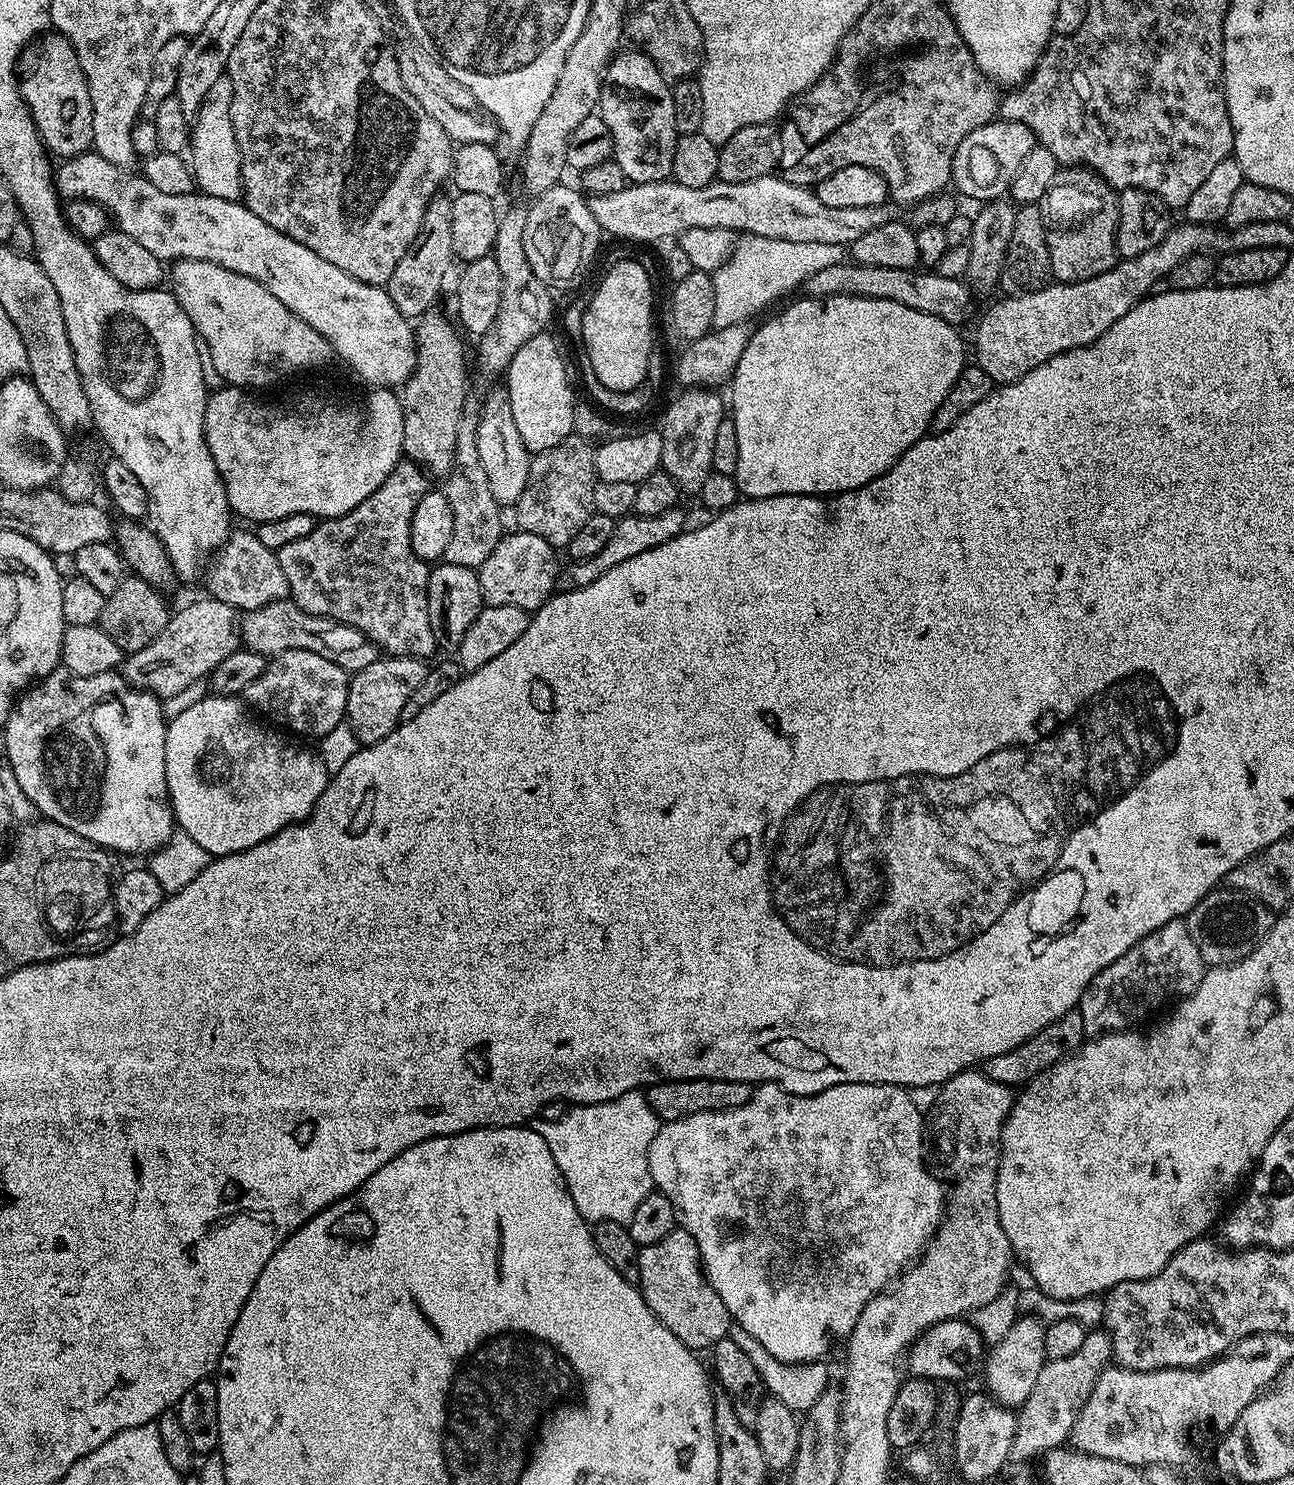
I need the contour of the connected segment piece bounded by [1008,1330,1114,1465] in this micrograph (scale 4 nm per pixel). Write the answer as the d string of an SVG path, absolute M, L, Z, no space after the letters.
M1104 1330L1089 1331L1086 1342L1076 1353L1057 1360L1047 1359L1035 1379L1034 1390L1016 1412L1016 1433L1010 1446L1009 1461L1014 1465L1023 1460L1032 1462L1045 1450L1069 1443L1072 1426L1088 1399L1094 1382L1113 1363L1112 1339Z

